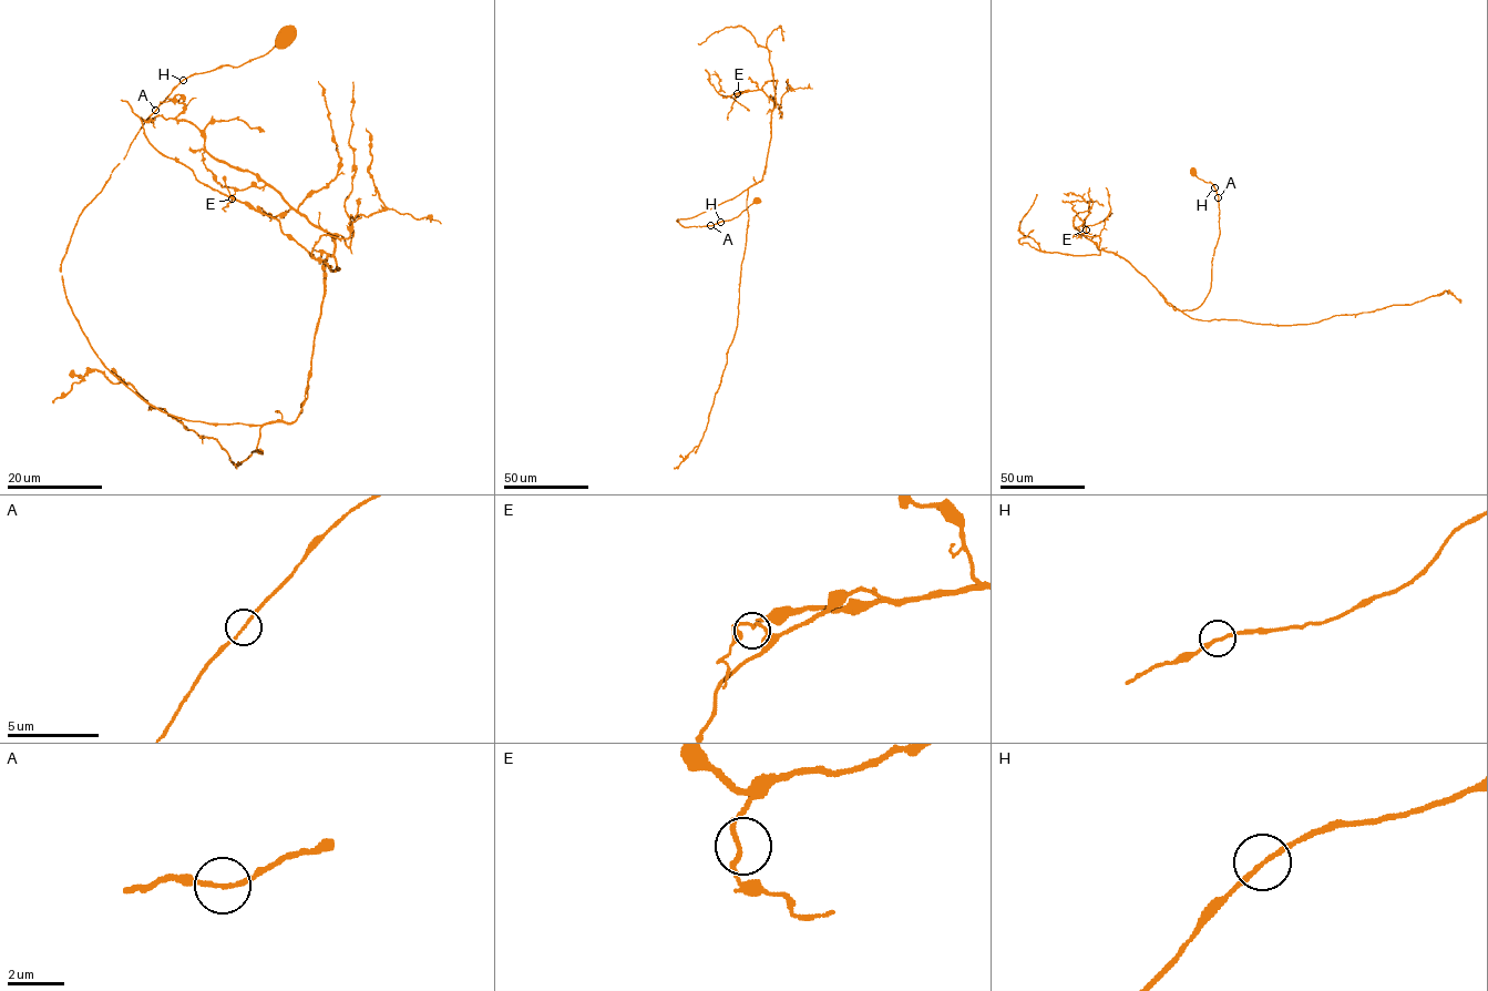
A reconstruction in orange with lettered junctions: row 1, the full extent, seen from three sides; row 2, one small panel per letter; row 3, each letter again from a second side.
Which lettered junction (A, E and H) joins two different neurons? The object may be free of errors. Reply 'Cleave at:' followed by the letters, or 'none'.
Cleave at: none

